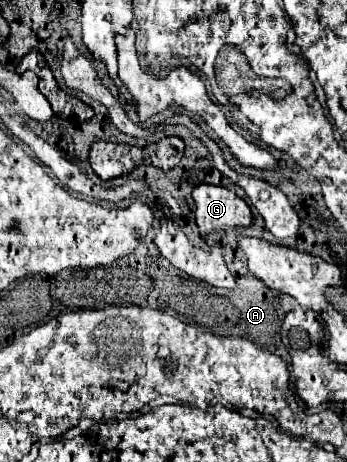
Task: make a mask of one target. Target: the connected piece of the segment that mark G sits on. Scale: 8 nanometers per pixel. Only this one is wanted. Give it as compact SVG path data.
M200 184L192 196L196 202L196 224L202 236L254 224L250 206L228 188Z

